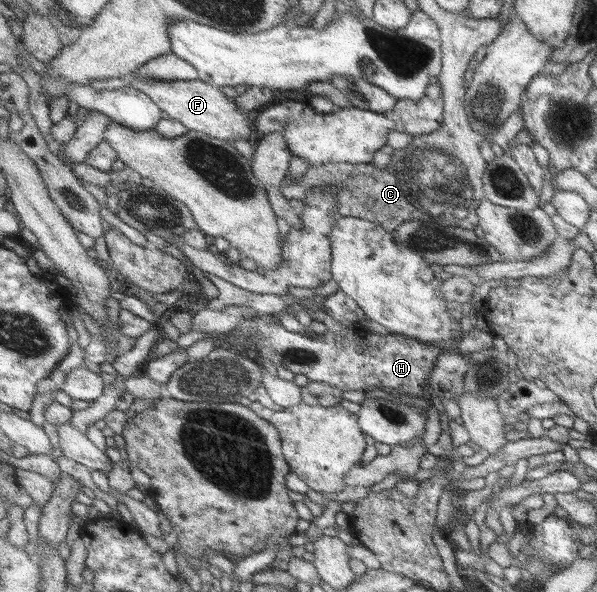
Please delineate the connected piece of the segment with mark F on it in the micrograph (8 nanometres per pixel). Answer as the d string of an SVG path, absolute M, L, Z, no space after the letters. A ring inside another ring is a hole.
M198 78L196 80L158 80L134 79L131 85L147 94L172 120L177 120L192 131L200 131L214 138L233 142L240 138L250 138L255 130L254 122L246 117L245 112L240 112L239 105L234 99L228 98L224 92L215 85L208 84Z

